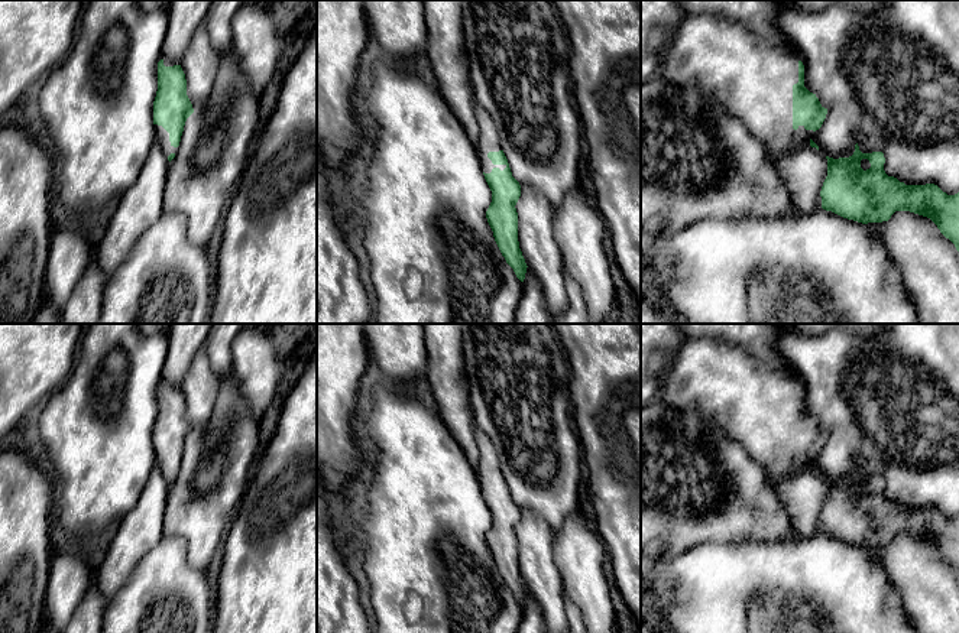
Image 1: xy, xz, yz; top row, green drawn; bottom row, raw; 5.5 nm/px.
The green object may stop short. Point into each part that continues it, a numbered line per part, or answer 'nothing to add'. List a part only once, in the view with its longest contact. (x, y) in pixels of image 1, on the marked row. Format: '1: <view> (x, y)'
1: yz (751, 80)

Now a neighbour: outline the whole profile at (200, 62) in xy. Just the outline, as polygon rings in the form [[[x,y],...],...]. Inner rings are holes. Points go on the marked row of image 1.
[[[205,23],[195,30],[182,59],[187,95],[194,111],[208,101],[220,66],[221,53],[210,42]]]

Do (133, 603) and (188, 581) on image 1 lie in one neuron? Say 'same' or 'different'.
same

